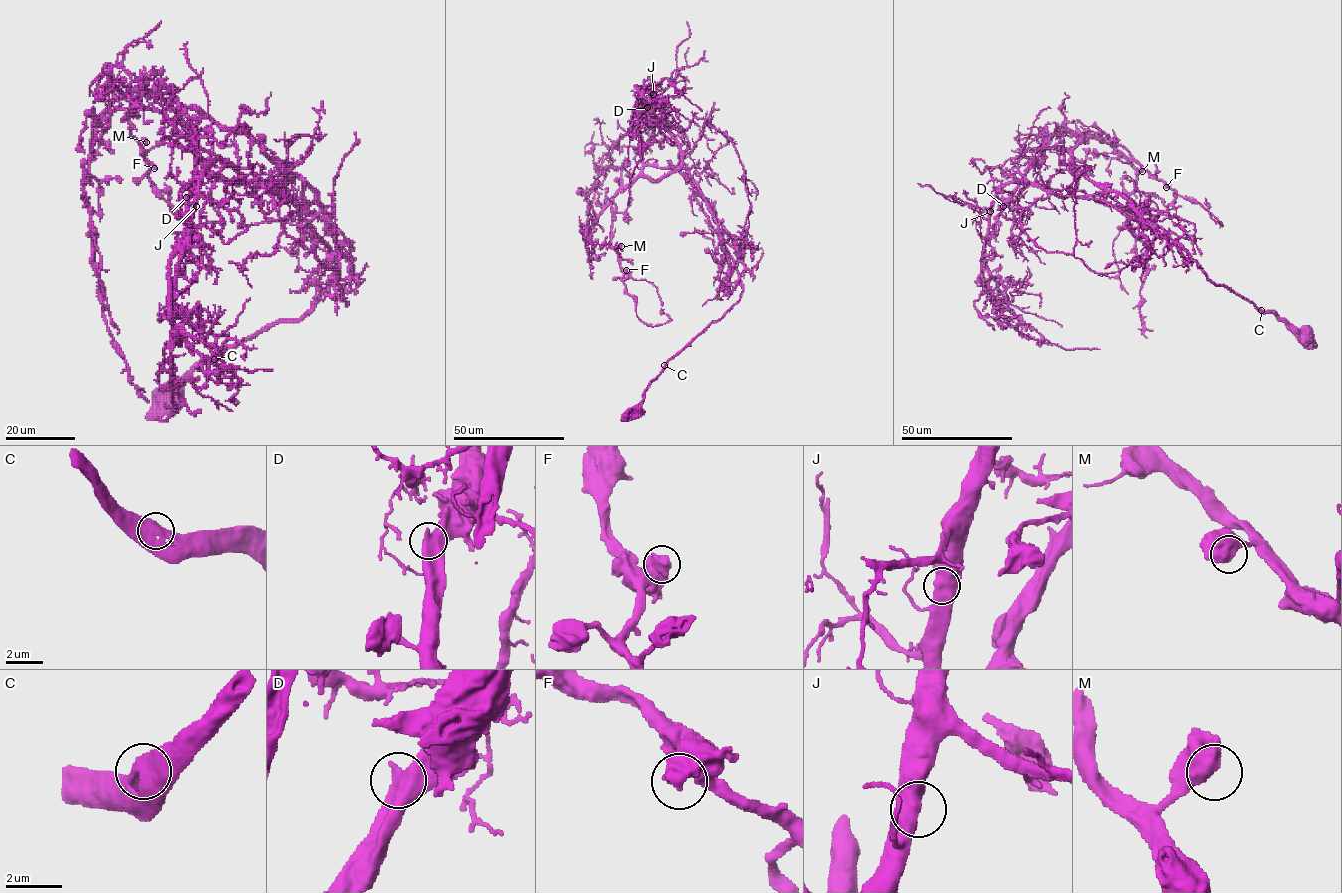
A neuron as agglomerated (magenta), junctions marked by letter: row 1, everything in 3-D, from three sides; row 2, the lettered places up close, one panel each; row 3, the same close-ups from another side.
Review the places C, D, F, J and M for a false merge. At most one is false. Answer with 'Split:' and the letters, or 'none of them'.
Split: none of them

